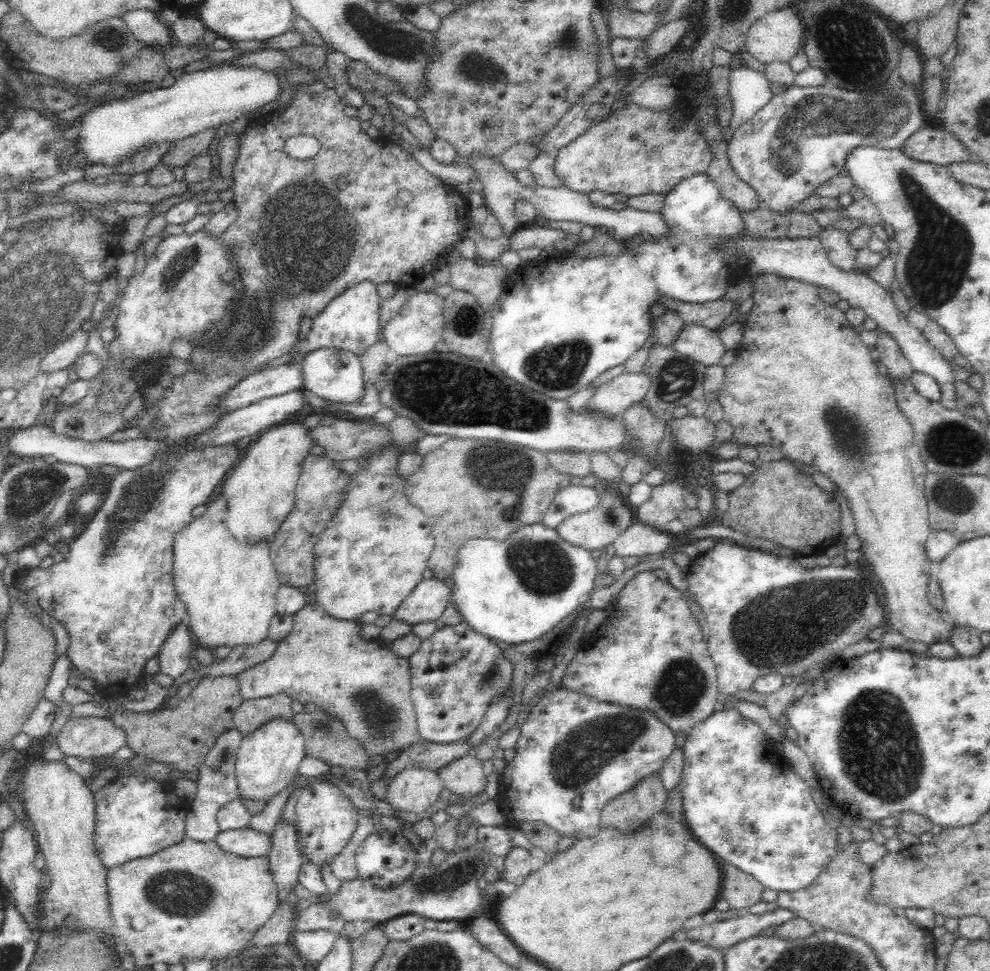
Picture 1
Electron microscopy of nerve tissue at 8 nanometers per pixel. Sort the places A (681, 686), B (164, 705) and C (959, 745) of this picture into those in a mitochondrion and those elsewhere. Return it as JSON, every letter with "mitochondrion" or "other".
{"A":"mitochondrion","B":"other","C":"other"}

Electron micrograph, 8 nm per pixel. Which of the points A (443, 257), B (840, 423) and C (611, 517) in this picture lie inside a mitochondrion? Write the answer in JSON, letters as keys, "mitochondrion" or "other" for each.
{"A":"other","B":"mitochondrion","C":"other"}

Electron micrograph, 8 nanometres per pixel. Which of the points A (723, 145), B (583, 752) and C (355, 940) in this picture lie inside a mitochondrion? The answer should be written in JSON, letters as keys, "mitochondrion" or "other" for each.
{"A":"other","B":"mitochondrion","C":"other"}

